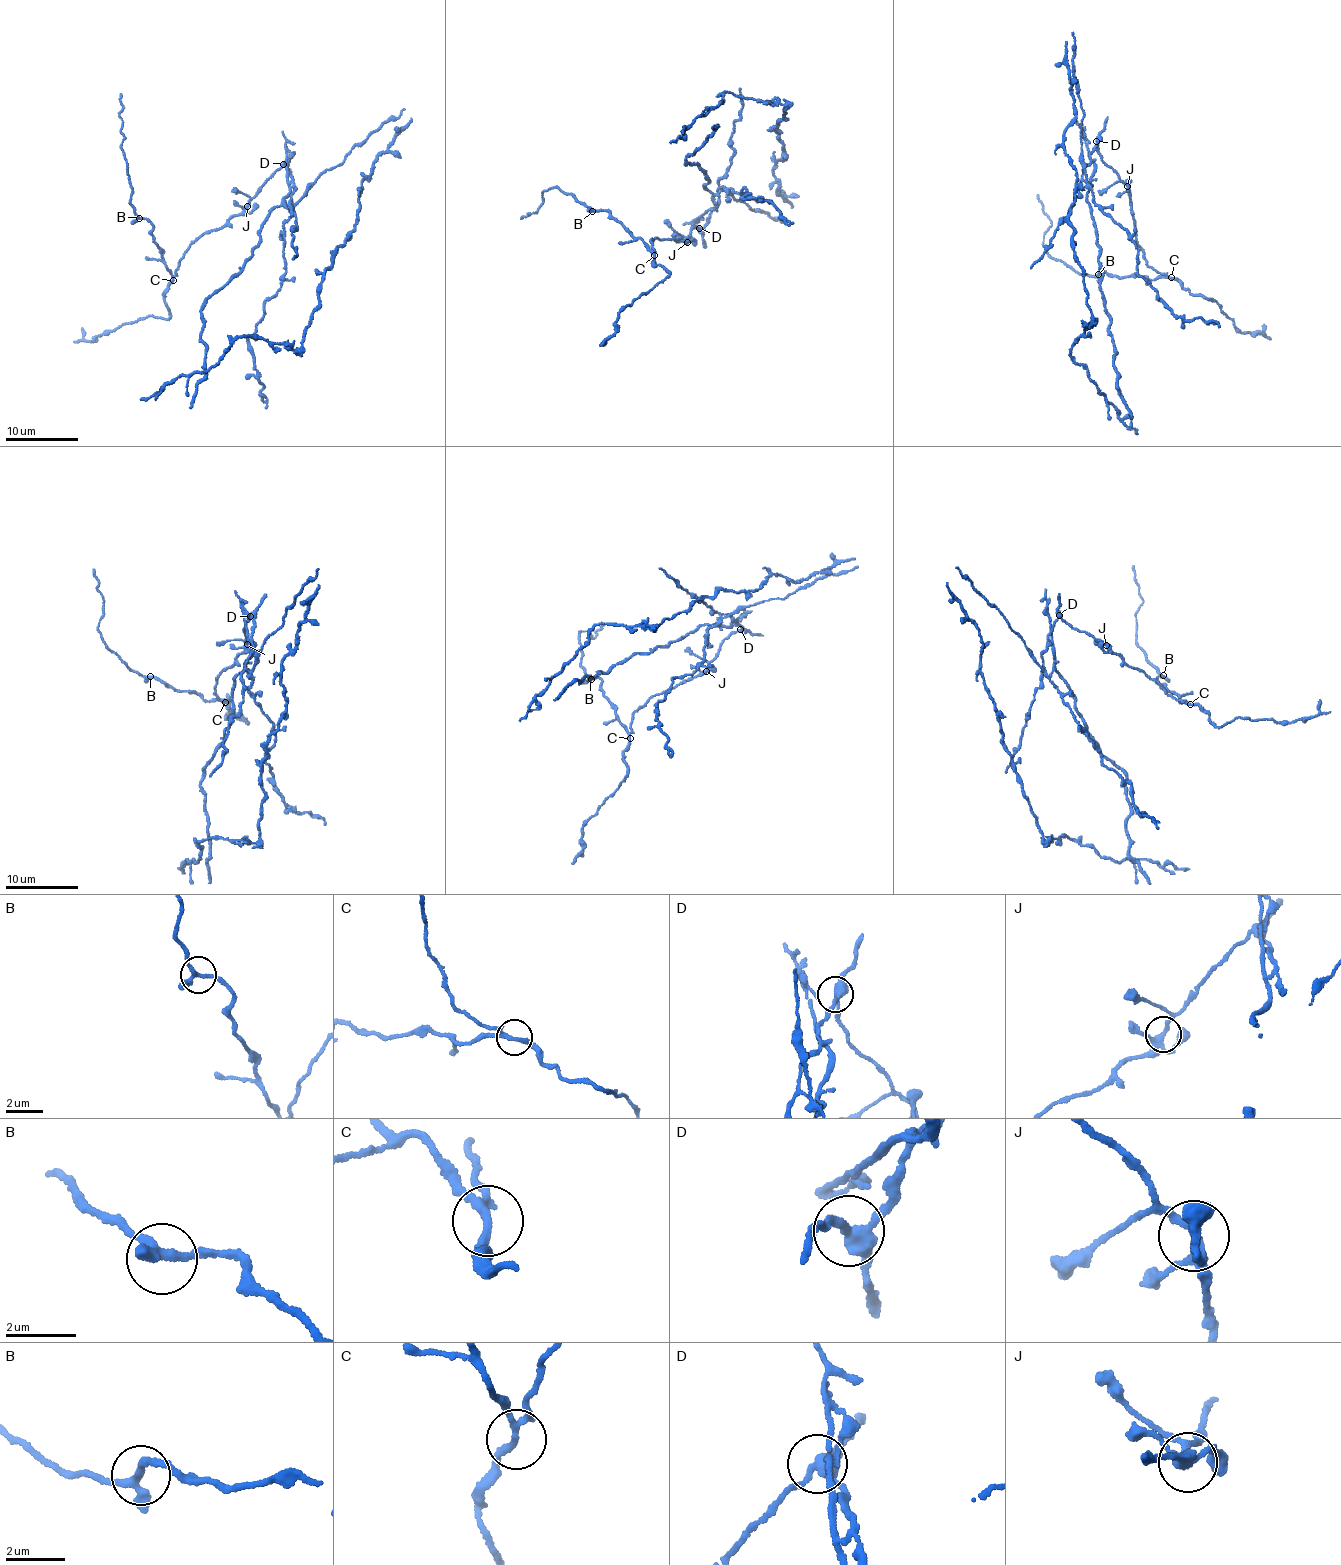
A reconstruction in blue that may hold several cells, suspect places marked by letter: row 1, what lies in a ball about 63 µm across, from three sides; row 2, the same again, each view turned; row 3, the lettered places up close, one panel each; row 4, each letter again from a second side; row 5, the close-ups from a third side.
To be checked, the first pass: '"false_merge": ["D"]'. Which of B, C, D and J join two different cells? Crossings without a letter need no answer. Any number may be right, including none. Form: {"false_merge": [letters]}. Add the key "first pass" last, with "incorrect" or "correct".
{"false_merge": ["D"], "first pass": "correct"}

